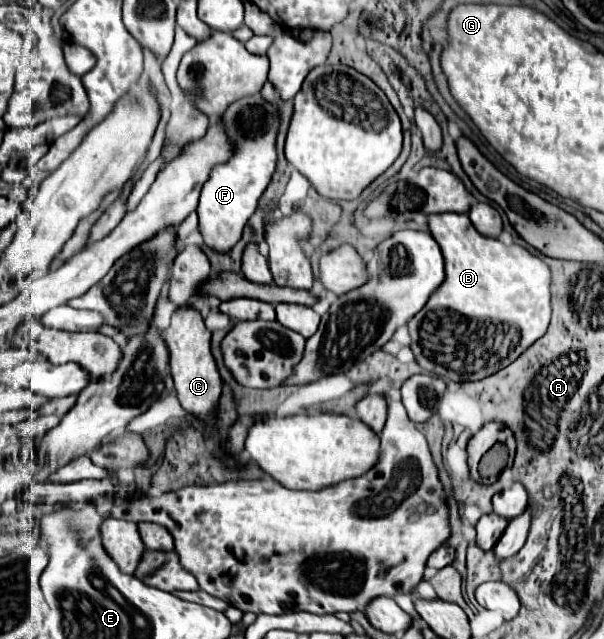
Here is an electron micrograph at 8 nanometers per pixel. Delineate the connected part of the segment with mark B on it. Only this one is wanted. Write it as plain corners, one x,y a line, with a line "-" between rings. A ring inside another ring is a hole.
434,213
428,215
428,225
446,261
446,281
430,295
428,303
414,315
414,319
408,321
412,351
422,369
442,379
484,379
516,361
516,355
524,353
546,333
550,323
550,269
542,259
520,245
504,245
498,239
480,235
468,215
-
504,327
510,327
510,349
500,351
496,349
496,341
504,333

